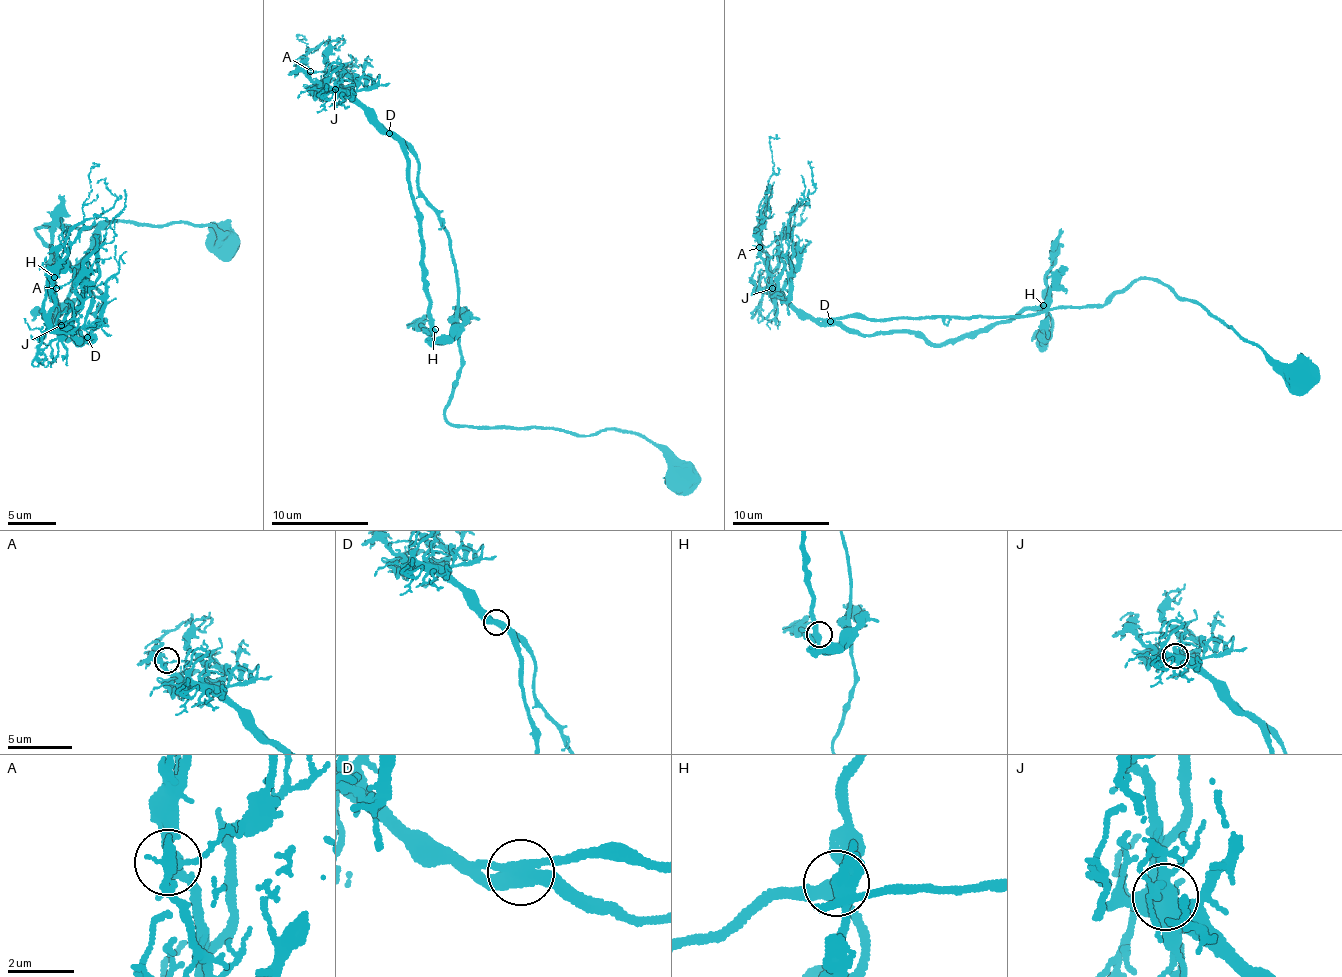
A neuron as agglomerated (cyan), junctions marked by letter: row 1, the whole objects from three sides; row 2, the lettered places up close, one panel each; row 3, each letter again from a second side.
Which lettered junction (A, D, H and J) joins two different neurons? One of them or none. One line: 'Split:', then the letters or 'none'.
Split: none

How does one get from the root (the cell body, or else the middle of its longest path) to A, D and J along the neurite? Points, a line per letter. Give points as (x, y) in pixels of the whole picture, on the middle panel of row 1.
A: (683, 478), (633, 432), (446, 418), (461, 365), (448, 231), (418, 185), (418, 155), (310, 71)
D: (683, 478), (633, 432), (446, 418), (461, 365), (458, 270), (418, 185), (418, 155), (388, 133)
J: (683, 478), (633, 432), (446, 418), (461, 365), (448, 231), (418, 185), (418, 155), (335, 89)

